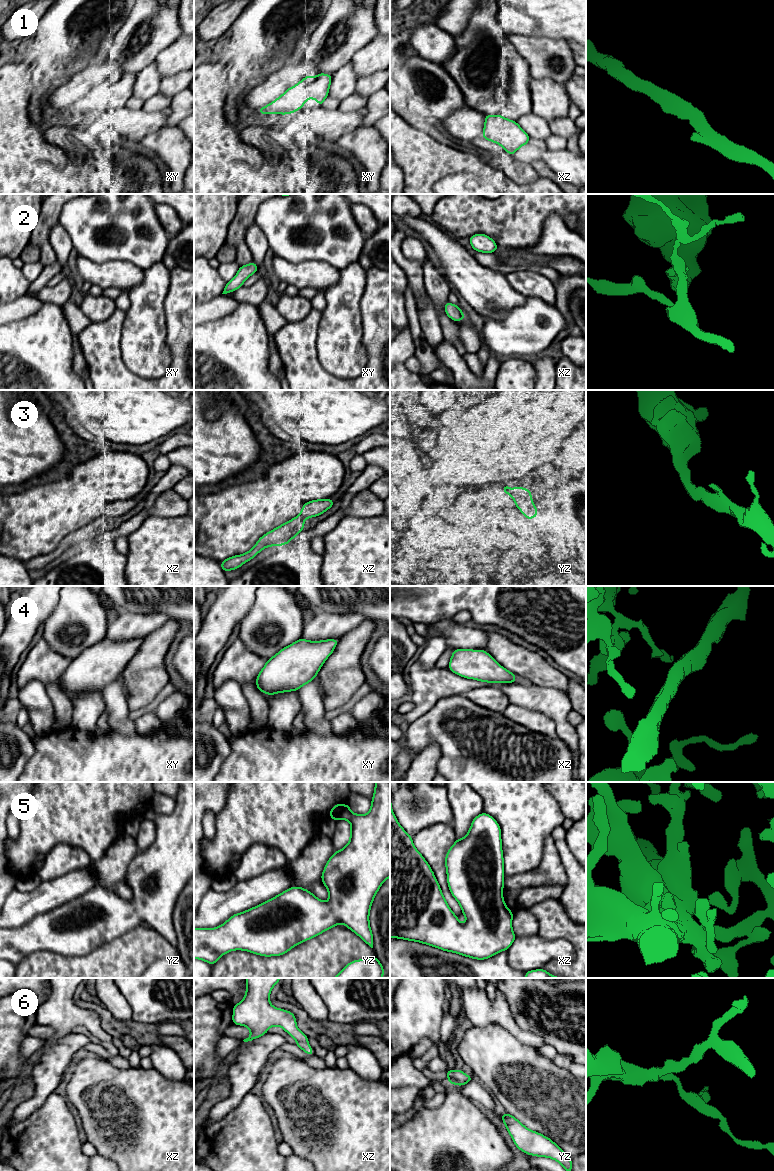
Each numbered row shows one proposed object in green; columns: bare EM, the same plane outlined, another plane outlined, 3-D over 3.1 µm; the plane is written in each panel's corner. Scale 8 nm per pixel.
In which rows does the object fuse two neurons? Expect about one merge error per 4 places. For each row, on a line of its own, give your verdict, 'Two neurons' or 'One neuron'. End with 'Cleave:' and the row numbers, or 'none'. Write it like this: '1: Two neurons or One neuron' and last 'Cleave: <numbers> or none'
1: One neuron
2: One neuron
3: One neuron
4: One neuron
5: One neuron
6: One neuron
Cleave: none

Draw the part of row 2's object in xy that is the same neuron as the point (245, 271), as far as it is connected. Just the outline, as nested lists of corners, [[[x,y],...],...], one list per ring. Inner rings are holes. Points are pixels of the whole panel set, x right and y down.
[[[252,261],[250,264],[240,266],[236,276],[231,281],[226,283],[222,294],[231,293],[242,287],[245,280],[258,270],[258,266],[254,261]]]

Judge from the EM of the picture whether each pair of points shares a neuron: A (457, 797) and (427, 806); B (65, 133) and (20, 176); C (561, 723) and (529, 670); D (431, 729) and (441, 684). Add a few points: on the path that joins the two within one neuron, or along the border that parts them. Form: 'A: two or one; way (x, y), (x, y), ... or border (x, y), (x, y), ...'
A: two; border (447, 792), (452, 812), (452, 823)
B: two; border (43, 132), (48, 142), (60, 147), (72, 158)
C: two; border (533, 683), (539, 686), (558, 688), (562, 691)
D: two; border (460, 695), (440, 698), (419, 716)

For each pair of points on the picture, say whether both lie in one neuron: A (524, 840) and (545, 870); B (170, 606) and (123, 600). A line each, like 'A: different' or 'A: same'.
A: different
B: same

